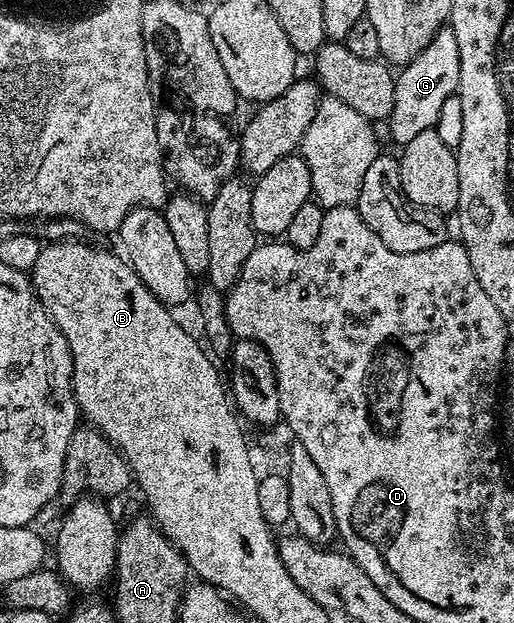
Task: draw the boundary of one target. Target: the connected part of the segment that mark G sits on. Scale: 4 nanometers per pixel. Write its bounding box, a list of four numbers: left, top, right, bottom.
[389,24,459,144]

